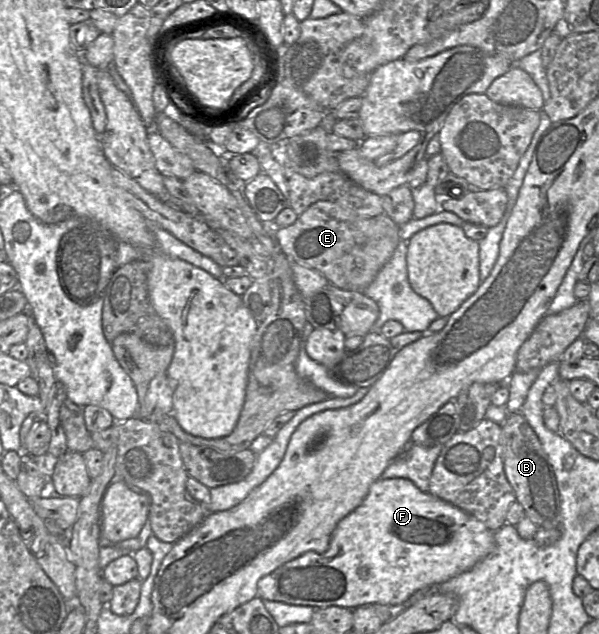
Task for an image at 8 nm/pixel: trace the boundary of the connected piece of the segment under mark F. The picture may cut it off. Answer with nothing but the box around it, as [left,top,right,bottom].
[257,479,495,609]

